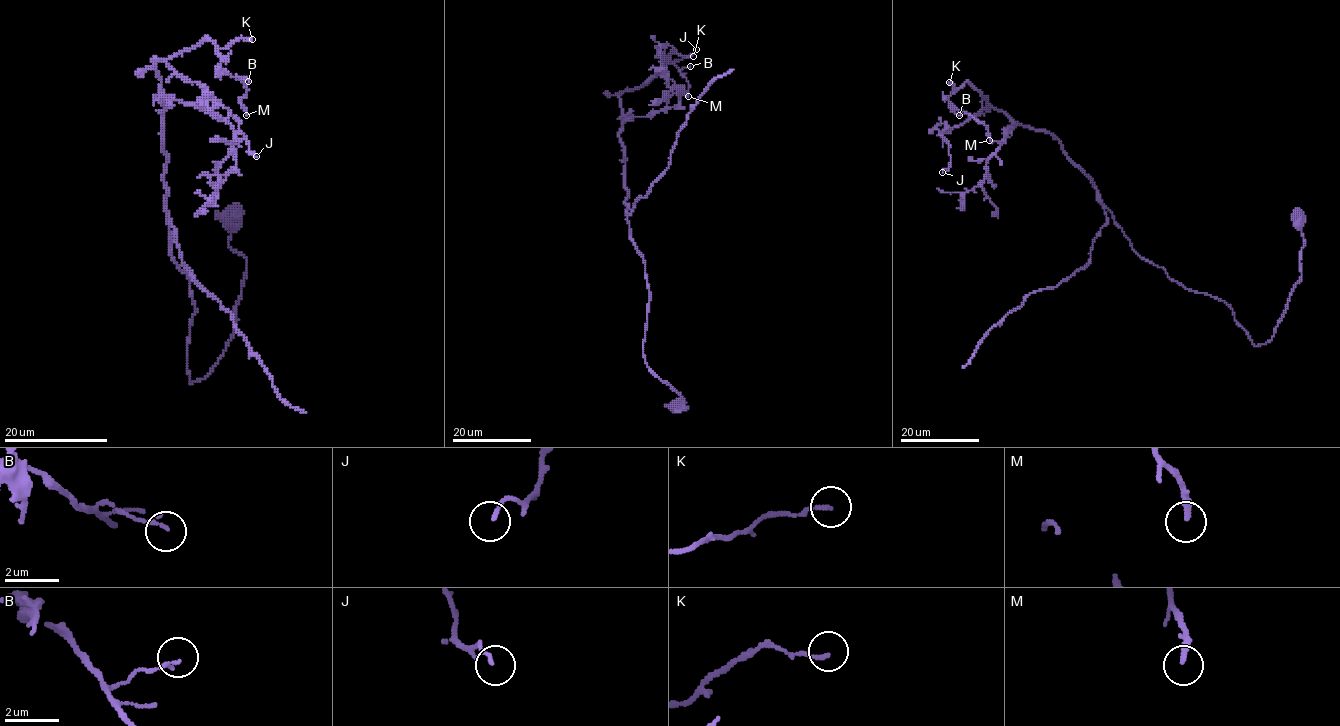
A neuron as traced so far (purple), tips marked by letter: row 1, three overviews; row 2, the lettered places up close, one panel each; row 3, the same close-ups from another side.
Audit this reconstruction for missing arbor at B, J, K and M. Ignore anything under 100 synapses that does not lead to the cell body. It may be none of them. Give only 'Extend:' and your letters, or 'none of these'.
Extend: none of these

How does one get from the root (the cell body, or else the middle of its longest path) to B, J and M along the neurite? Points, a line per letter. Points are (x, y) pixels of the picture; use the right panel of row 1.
B: (1300, 221), (1301, 278), (1254, 345), (1225, 302), (1132, 249), (1057, 139), (967, 82), (948, 98), (959, 115)
J: (1300, 221), (1301, 278), (1254, 345), (1225, 302), (1132, 249), (1049, 134), (984, 98), (938, 134), (942, 172)
M: (1300, 221), (1301, 278), (1254, 345), (1225, 302), (1132, 249), (1057, 139), (966, 82), (948, 100), (989, 140)

